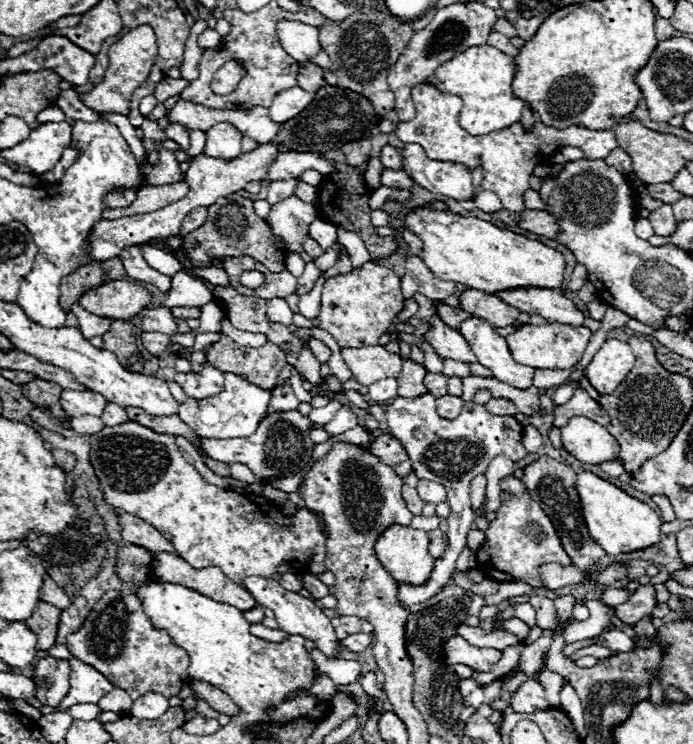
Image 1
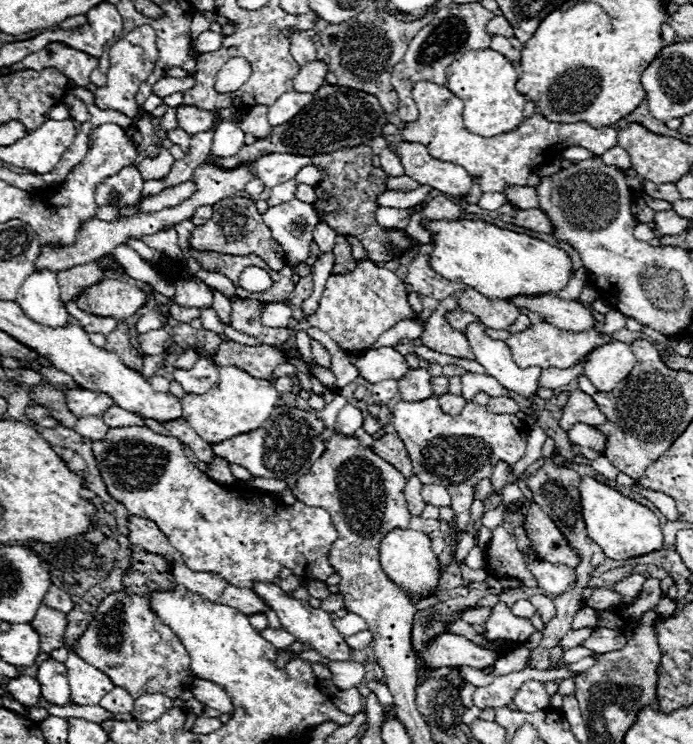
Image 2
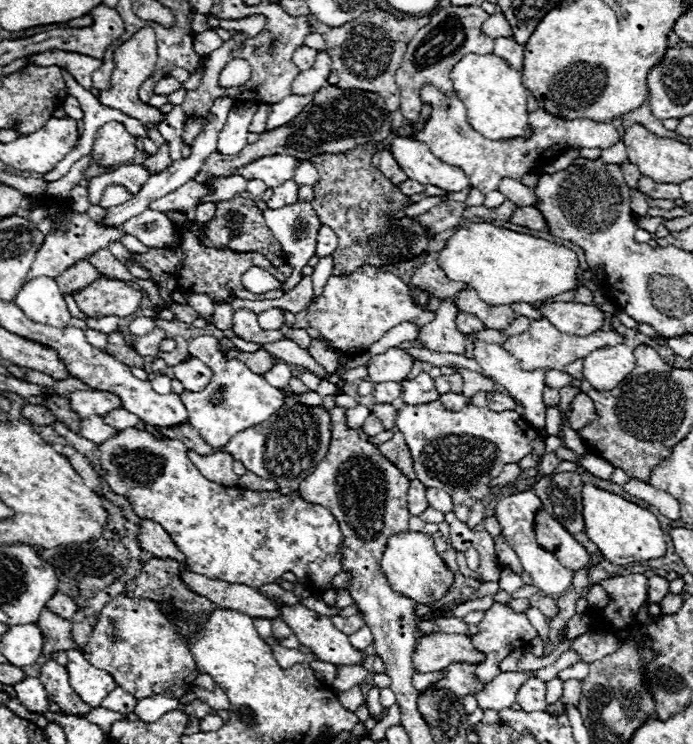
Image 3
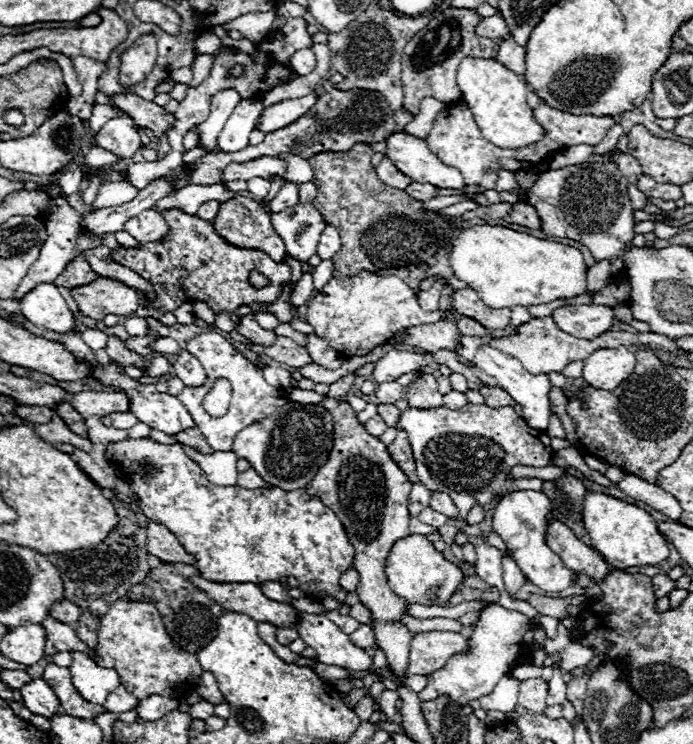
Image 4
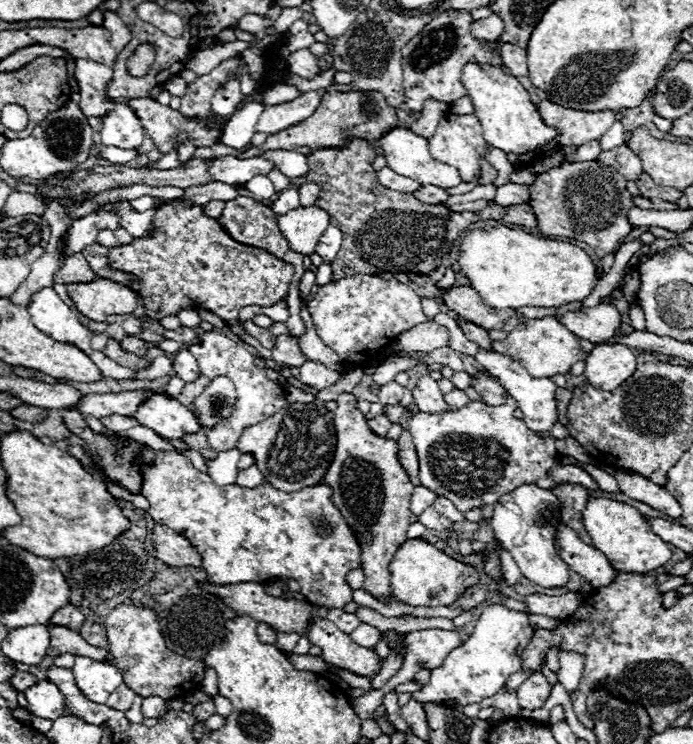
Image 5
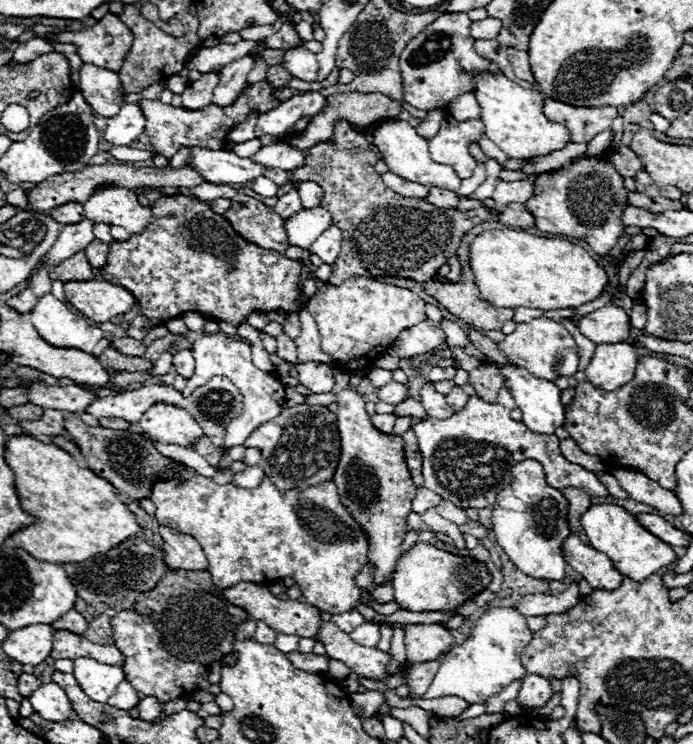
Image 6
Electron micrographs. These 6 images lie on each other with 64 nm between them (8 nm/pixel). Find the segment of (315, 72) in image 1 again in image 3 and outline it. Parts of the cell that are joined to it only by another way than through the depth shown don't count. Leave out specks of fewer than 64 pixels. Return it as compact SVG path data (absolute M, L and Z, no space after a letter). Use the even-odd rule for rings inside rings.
M318 52L318 60L314 66L304 72L300 72L290 86L290 94L316 94L322 86L326 86L328 76L332 72L332 62L328 52Z

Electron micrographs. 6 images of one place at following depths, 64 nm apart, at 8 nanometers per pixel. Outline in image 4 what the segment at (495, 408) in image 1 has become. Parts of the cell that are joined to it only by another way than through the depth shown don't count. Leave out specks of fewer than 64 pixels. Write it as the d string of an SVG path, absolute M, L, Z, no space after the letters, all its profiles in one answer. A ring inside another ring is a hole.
M484 384L484 386L480 388L480 394L484 396L484 400L486 400L486 404L488 404L490 408L502 408L502 406L514 404L514 400L512 400L502 388L498 388L498 386L488 386L488 384Z

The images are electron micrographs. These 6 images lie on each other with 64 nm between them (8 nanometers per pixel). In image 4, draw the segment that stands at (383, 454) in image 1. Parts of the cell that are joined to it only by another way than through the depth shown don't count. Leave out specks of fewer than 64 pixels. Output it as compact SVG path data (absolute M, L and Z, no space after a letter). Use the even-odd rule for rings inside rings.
M404 430L398 432L396 440L388 446L388 452L396 460L396 464L402 468L402 472L406 472L406 476L410 478L410 482L418 482L418 476L416 476L416 460L412 456L412 448L408 444L408 434Z

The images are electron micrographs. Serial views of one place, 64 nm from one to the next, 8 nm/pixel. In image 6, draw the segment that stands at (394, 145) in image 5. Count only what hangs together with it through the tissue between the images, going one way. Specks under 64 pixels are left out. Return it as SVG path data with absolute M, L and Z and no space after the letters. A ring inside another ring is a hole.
M382 120L368 130L372 144L380 150L380 158L388 164L388 170L402 176L404 180L414 180L418 184L432 184L436 188L446 188L456 192L460 188L460 178L454 168L436 164L428 154L428 140L416 134L416 128L406 120Z

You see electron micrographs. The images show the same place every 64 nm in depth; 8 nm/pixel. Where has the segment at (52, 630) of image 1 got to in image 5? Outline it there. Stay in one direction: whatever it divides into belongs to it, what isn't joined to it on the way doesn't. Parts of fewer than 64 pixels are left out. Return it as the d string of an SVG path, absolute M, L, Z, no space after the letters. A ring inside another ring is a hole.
M48 624L48 628L50 628L48 656L52 656L52 658L56 658L60 654L72 654L72 656L88 656L88 658L98 660L98 662L112 662L114 660L110 650L88 644L86 640L82 640L82 636L78 632L72 632L70 628L52 626L52 624Z

